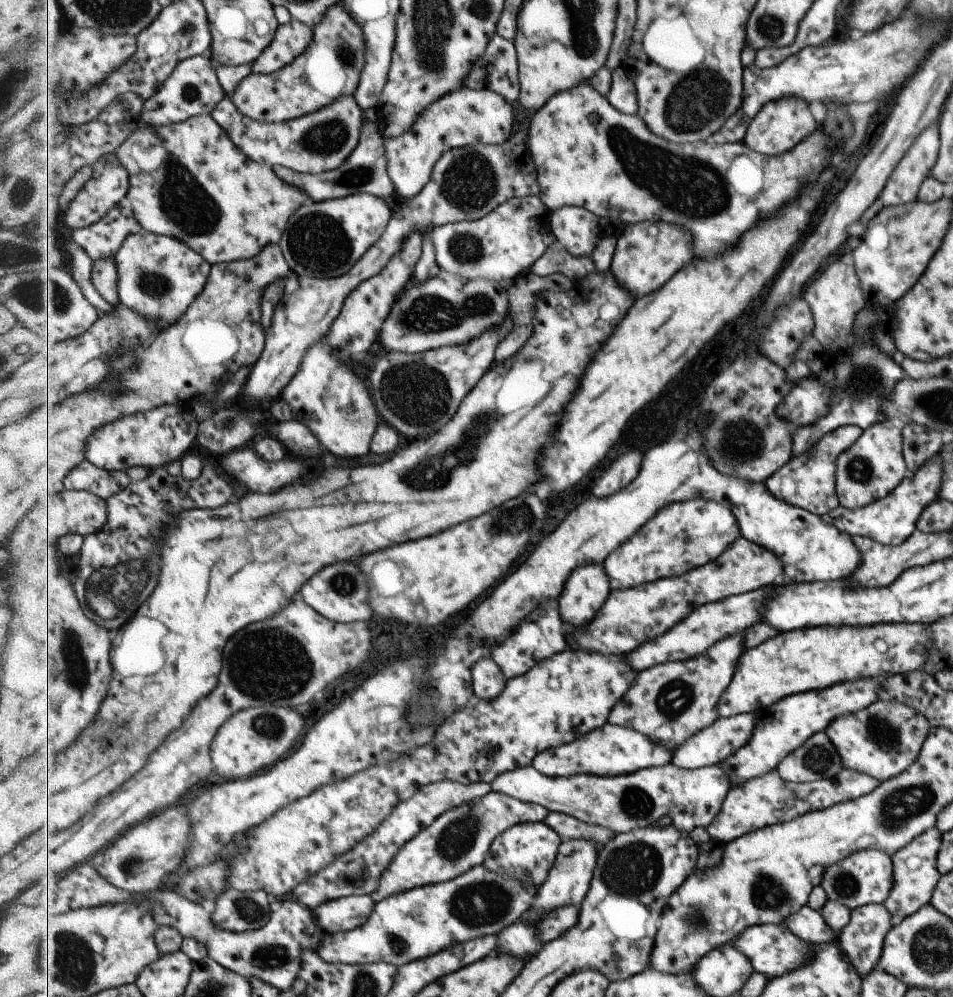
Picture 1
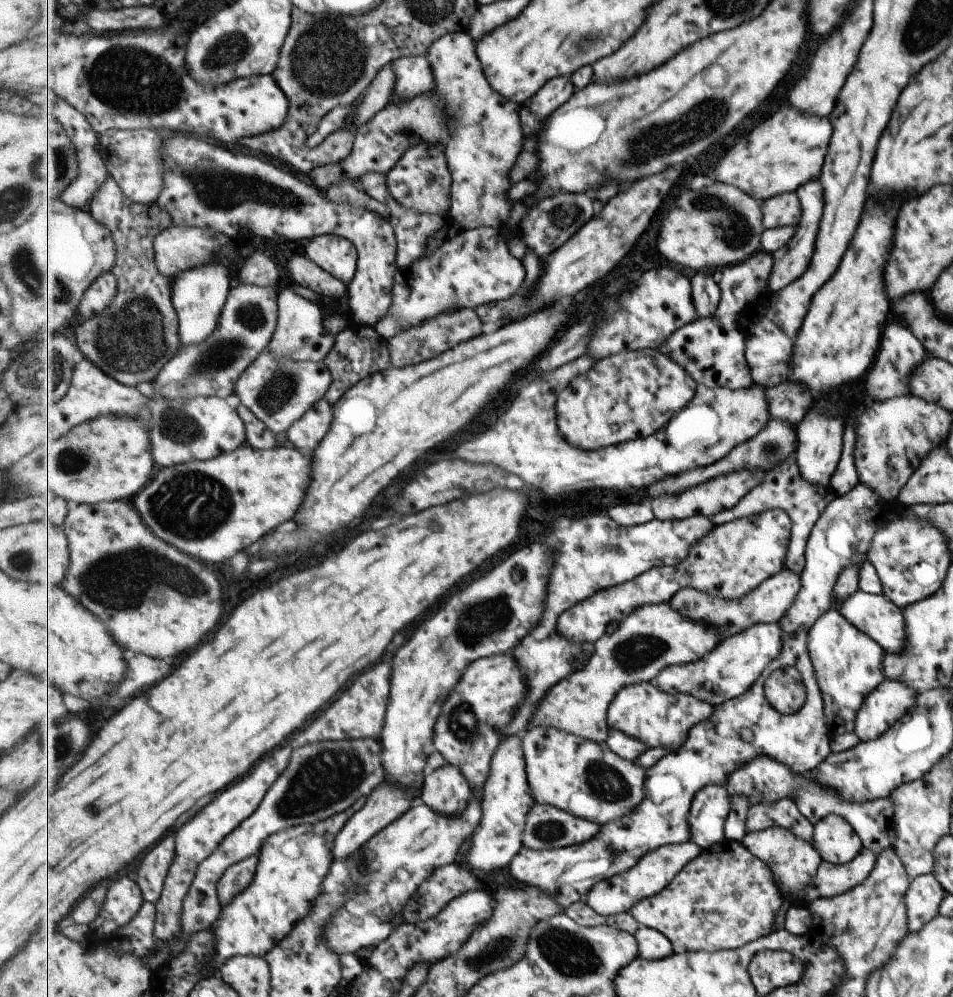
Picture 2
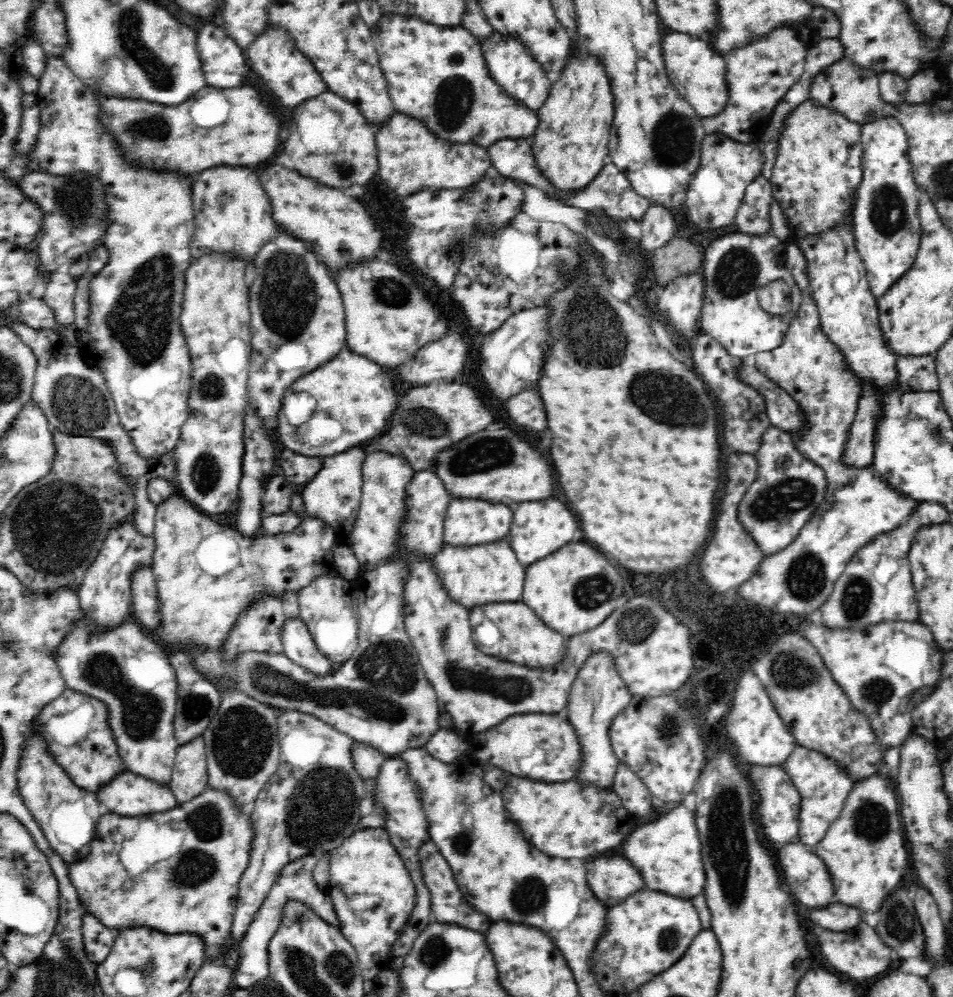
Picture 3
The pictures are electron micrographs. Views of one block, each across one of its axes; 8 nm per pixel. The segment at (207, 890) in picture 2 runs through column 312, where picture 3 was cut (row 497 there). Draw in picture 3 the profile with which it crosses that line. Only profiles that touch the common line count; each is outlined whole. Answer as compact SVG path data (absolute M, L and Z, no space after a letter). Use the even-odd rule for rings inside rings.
M774 426L762 436L762 446L755 457L759 462L759 477L746 492L738 518L754 534L752 537L765 556L770 556L798 538L800 530L824 503L828 481L822 466L798 449L794 436Z

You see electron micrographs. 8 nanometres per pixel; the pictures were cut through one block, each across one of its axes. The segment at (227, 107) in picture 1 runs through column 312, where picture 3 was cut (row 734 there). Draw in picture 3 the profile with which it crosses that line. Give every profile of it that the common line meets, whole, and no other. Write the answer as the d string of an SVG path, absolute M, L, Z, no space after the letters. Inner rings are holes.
M82 614L63 634L55 659L68 687L94 695L108 705L108 722L126 770L169 783L179 745L173 731L178 702L177 674L166 650L142 635L137 623L131 617L120 624L102 627ZM134 624L137 634L132 636ZM128 642L136 644L132 654L128 652Z

